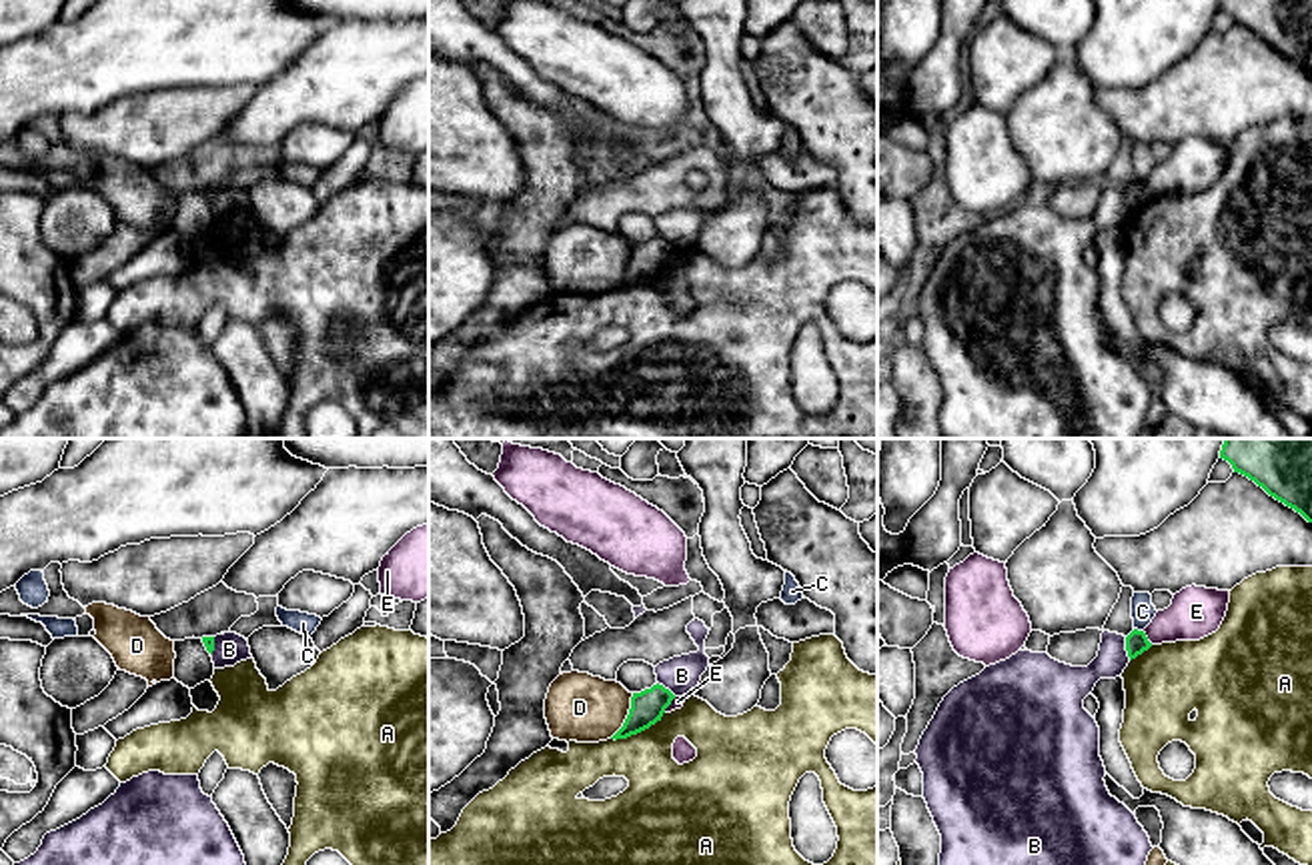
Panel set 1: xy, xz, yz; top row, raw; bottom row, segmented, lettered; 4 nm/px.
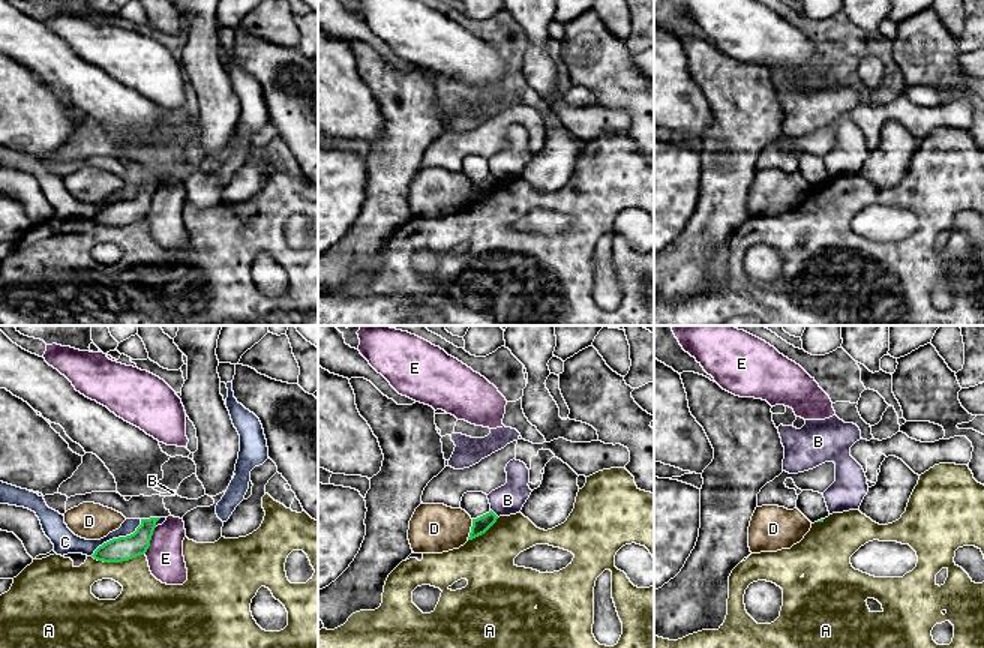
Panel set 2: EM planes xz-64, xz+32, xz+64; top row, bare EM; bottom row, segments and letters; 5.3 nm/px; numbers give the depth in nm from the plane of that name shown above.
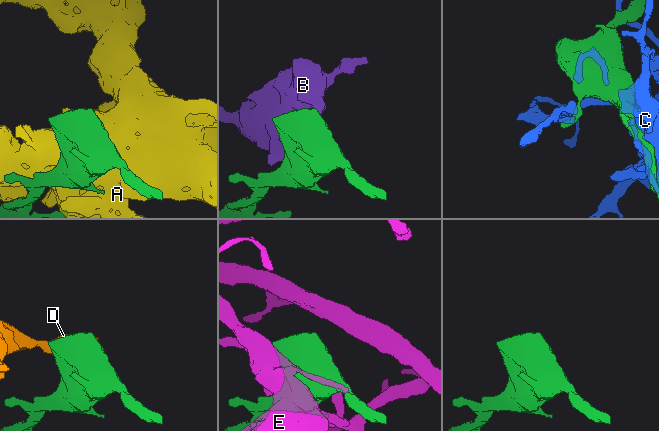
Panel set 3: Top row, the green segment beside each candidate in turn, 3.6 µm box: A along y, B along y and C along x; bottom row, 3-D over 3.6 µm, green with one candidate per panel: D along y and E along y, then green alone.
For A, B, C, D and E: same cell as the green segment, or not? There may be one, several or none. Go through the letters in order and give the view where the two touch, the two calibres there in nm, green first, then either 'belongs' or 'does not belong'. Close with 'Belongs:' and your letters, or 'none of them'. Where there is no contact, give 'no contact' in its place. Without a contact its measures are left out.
A: contact in xz; calibres 140 and 260 nm; does not belong
B: contact in yz; calibres 90 and 140 nm; does not belong
C: contact in yz; calibres 90 and 100 nm; does not belong
D: contact in xz; calibres 140 and 280 nm; does not belong
E: contact in yz; calibres 90 and 200 nm; does not belong
Belongs: none of them

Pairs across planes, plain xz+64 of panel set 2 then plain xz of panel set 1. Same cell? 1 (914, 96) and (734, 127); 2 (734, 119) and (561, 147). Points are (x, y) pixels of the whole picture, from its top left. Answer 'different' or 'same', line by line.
1: same
2: same

